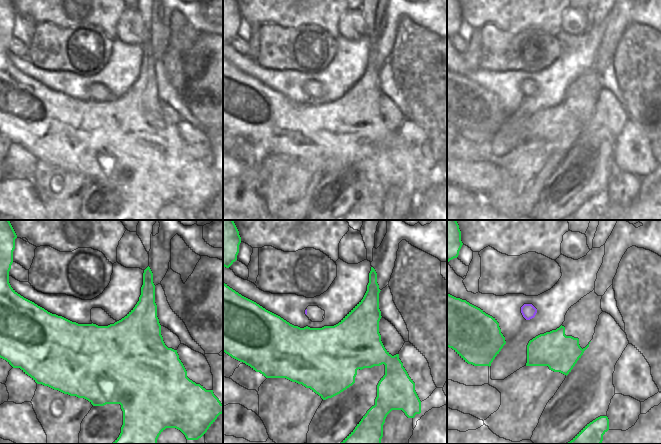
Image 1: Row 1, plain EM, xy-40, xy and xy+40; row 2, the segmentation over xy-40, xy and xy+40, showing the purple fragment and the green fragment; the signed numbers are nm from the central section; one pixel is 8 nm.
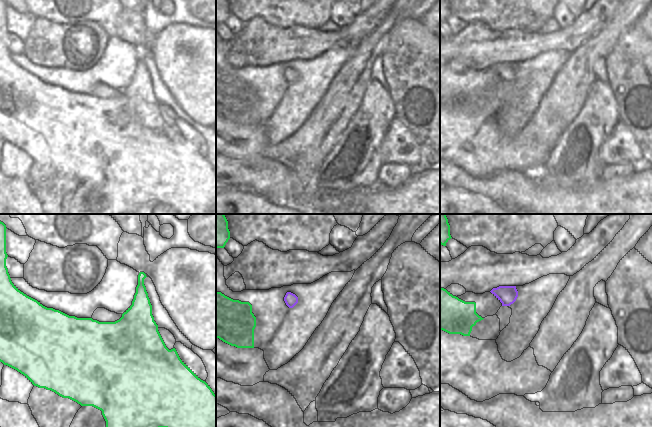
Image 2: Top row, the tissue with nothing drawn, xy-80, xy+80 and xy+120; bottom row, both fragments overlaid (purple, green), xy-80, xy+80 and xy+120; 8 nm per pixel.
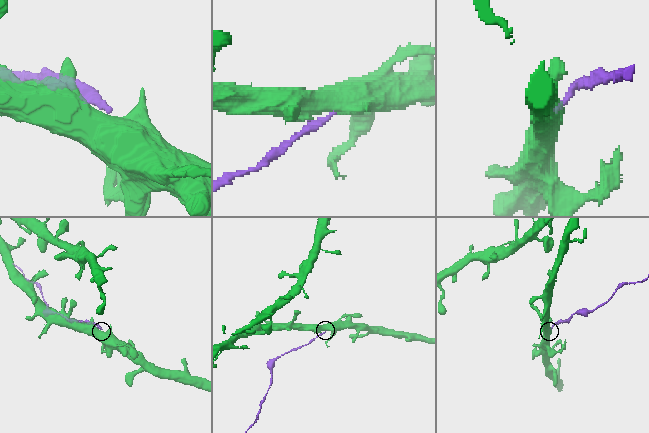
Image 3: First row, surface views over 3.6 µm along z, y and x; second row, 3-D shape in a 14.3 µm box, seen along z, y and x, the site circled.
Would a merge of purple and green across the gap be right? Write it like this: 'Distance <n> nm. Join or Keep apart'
Distance 150 nm. Keep apart

